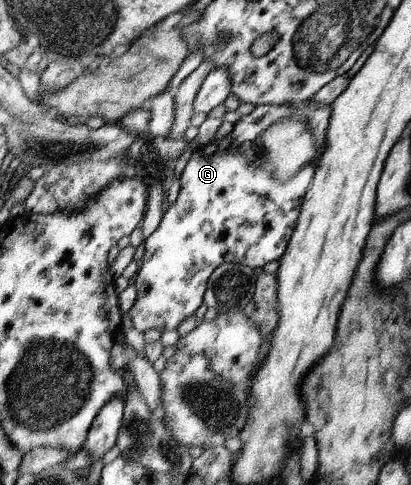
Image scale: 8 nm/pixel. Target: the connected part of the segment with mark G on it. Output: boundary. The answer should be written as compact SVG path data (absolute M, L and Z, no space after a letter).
M307 101L302 106L295 104L291 106L287 106L287 104L274 105L269 103L256 106L249 114L242 116L234 124L233 130L225 138L219 140L213 139L207 144L196 146L183 173L180 175L180 190L177 200L163 215L159 228L144 240L139 249L139 269L131 281L137 287L137 296L135 304L133 304L127 313L132 326L137 328L139 332L144 333L145 330L149 330L150 328L155 328L161 332L176 330L183 320L189 318L199 308L199 302L204 302L203 288L207 286L207 281L211 274L213 274L213 271L223 263L245 265L255 270L255 268L263 268L271 260L282 258L291 236L293 236L294 228L297 226L302 204L305 202L306 192L313 182L316 162L319 160L319 156L321 156L321 151L326 147L326 132L330 123L332 108L331 105L317 108L313 106L313 101Z

